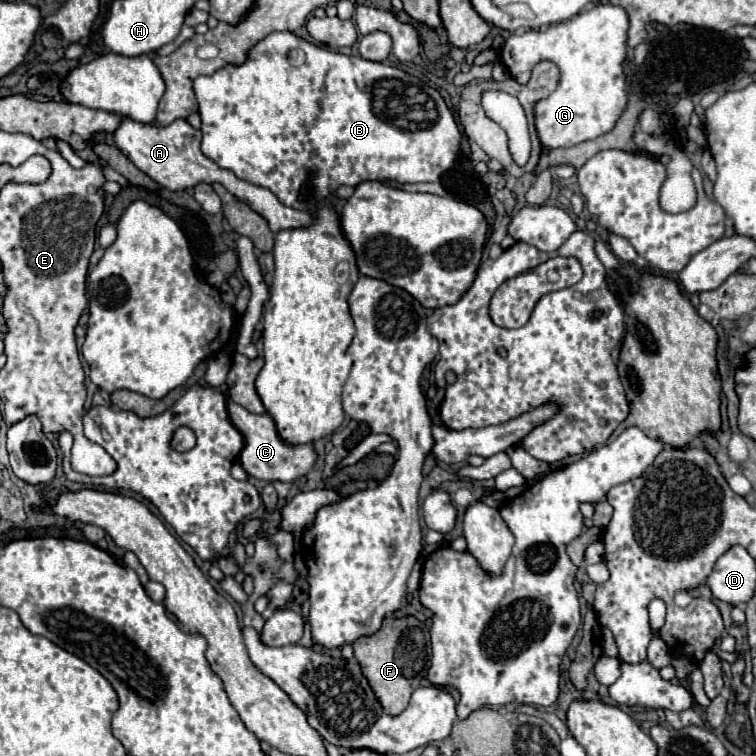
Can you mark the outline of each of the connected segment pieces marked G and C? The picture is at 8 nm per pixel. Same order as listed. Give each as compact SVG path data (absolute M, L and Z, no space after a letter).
M597 4L577 16L545 26L511 34L499 52L515 80L529 80L531 70L541 60L551 60L559 68L559 84L553 94L535 102L535 126L541 144L549 148L575 146L585 140L599 138L615 128L627 106L623 62L627 58L629 16L625 8L613 4Z
M229 400L227 404L229 408L229 418L231 422L235 424L235 428L243 434L245 438L245 448L241 452L241 466L247 470L249 476L255 476L259 480L265 480L265 482L295 482L299 480L301 476L305 476L315 460L317 460L317 452L313 448L313 444L287 444L279 434L277 434L277 428L275 428L275 420L267 414L259 416L259 414L251 414L247 412L243 406L235 404Z

